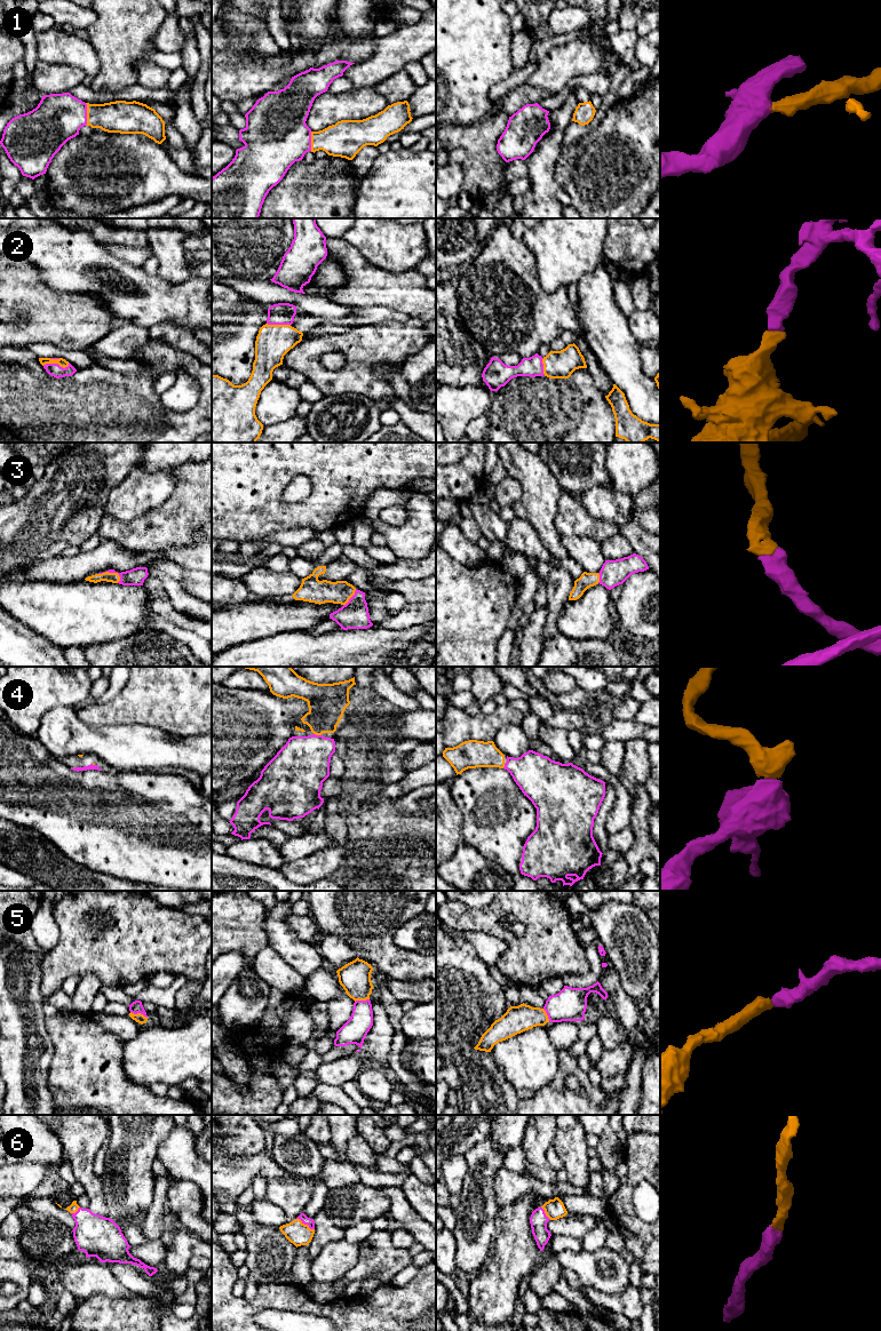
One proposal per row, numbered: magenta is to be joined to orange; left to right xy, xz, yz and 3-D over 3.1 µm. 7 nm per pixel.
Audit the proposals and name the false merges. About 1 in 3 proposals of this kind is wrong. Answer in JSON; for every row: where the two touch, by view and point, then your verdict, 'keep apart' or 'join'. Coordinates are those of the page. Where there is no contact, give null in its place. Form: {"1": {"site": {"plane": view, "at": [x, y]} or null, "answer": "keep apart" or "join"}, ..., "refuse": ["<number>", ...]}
{"1": {"site": {"plane": "xy", "at": [87, 113]}, "answer": "join"}, "2": {"site": {"plane": "xy", "at": [56, 363]}, "answer": "join"}, "3": {"site": {"plane": "xy", "at": [111, 573]}, "answer": "join"}, "4": {"site": {"plane": "xz", "at": [317, 734]}, "answer": "join"}, "5": {"site": {"plane": "xy", "at": [139, 1013]}, "answer": "join"}, "6": {"site": {"plane": "xz", "at": [306, 1225]}, "answer": "join"}, "refuse": []}

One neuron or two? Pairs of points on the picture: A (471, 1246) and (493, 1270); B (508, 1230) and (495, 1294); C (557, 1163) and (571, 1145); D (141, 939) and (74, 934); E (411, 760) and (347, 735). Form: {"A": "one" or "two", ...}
{"A": "two", "B": "one", "C": "two", "D": "one", "E": "two"}

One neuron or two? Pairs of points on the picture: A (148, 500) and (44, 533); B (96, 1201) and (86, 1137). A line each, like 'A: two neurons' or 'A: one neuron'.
A: two neurons
B: one neuron

